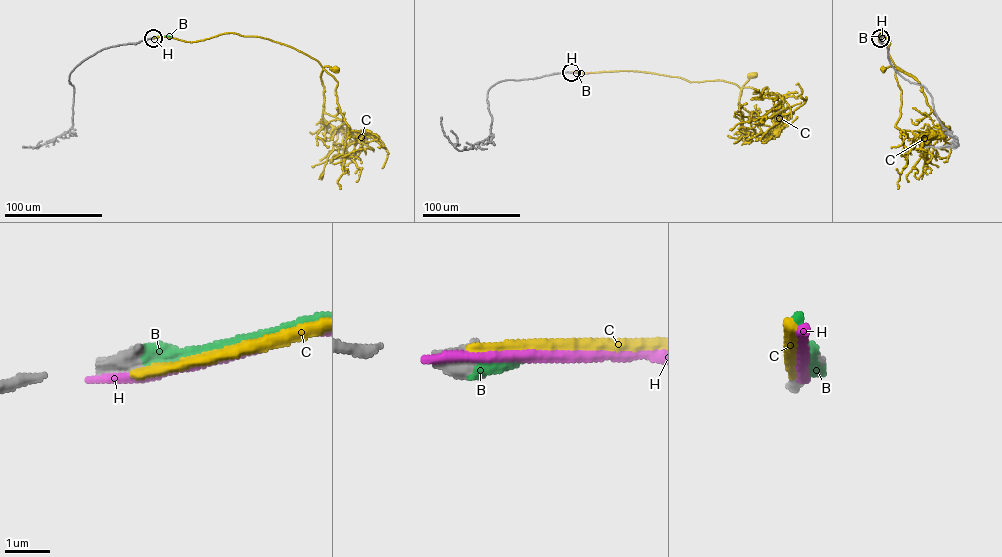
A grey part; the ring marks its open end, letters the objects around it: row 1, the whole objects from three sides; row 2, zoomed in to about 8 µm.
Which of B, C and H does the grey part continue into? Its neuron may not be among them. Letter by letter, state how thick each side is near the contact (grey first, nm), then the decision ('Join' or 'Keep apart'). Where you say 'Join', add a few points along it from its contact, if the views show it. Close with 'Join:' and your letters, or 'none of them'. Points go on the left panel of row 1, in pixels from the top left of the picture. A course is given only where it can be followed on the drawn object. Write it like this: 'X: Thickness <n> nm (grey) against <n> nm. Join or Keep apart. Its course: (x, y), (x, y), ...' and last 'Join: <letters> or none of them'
B: Thickness 550 nm (grey) against 440 nm. Join. Its course: (153, 38), (172, 37)
C: Thickness 550 nm (grey) against 220 nm. Keep apart
H: Thickness 550 nm (grey) against 280 nm. Keep apart
Join: B

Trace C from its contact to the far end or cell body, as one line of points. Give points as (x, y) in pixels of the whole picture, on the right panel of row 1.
C: (880, 38), (880, 33), (890, 41), (888, 53), (897, 68), (912, 75), (894, 66), (883, 69)

